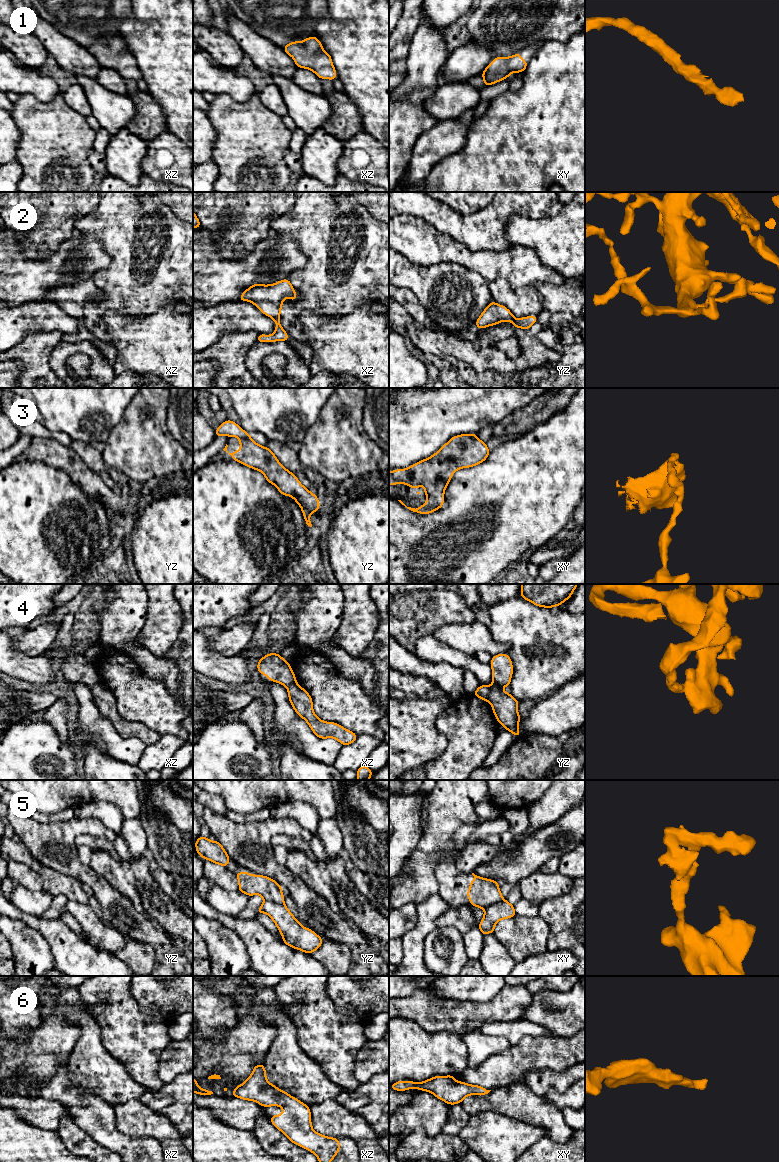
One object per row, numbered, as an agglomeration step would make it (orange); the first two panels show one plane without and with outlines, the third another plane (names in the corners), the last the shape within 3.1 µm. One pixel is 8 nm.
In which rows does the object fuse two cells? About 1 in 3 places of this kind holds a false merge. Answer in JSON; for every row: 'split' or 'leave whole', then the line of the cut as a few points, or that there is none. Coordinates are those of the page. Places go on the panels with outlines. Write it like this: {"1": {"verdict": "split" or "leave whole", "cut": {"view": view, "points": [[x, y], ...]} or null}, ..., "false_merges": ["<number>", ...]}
{"1": {"verdict": "leave whole", "cut": null}, "2": {"verdict": "leave whole", "cut": null}, "3": {"verdict": "split", "cut": {"view": "yz", "points": [[249, 435], [239, 437]]}}, "4": {"verdict": "split", "cut": {"view": "yz", "points": [[490, 686], [487, 700]]}}, "5": {"verdict": "split", "cut": {"view": "xy", "points": [[503, 899], [488, 905], [484, 909]]}}, "6": {"verdict": "leave whole", "cut": null}, "false_merges": ["3", "4", "5"]}

